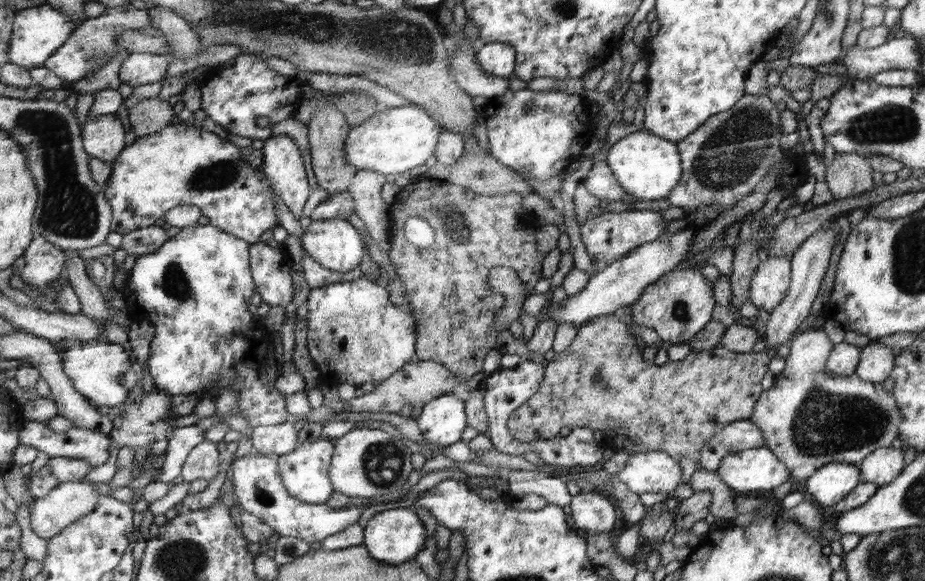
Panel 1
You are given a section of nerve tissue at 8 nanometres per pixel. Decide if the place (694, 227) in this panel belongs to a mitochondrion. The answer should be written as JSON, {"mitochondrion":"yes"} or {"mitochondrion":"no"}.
{"mitochondrion":"no"}

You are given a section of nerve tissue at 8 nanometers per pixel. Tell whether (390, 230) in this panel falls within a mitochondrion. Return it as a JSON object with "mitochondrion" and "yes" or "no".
{"mitochondrion":"no"}

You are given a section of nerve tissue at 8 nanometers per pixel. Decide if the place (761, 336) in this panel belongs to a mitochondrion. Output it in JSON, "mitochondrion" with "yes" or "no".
{"mitochondrion":"no"}

